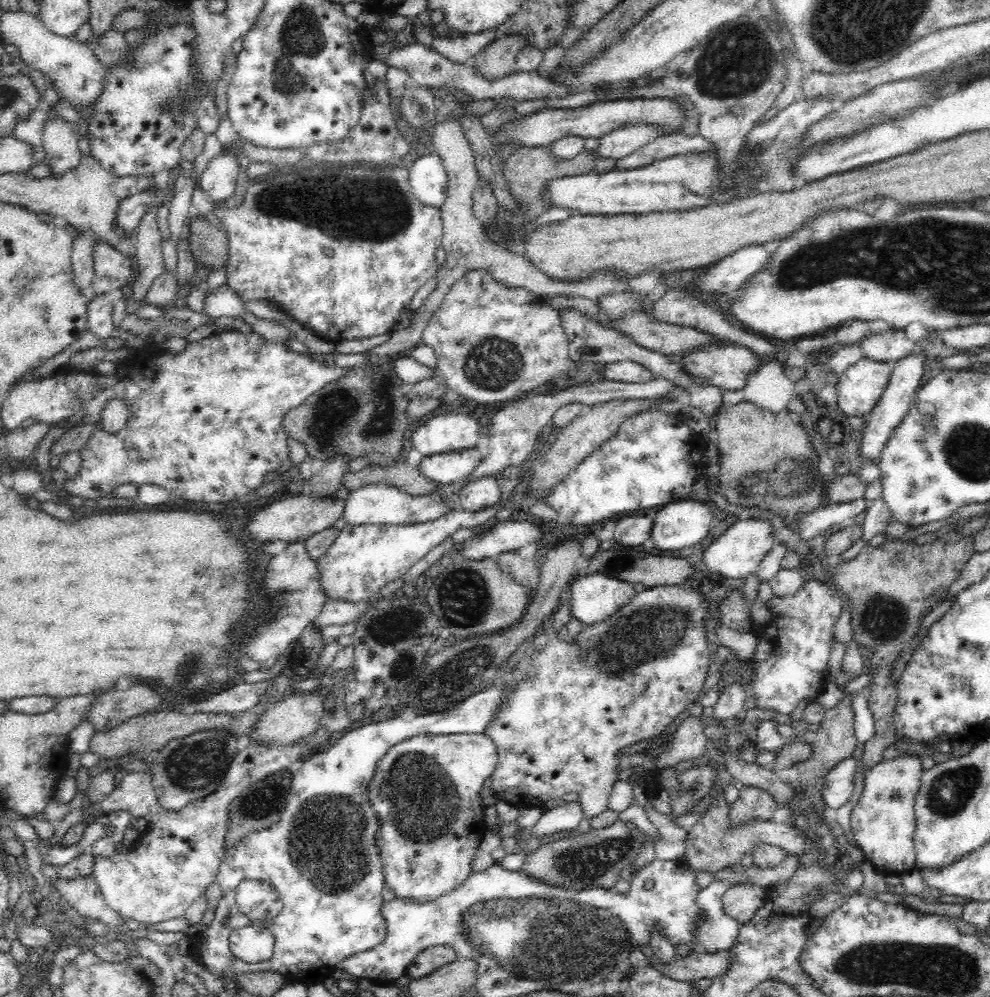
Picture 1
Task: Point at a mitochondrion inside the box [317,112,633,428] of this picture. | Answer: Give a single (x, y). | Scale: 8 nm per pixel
(493, 364)

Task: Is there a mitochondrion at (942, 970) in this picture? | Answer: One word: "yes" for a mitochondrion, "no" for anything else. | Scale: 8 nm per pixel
yes

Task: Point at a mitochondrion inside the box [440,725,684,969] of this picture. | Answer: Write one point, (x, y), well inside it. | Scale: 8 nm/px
(585, 865)

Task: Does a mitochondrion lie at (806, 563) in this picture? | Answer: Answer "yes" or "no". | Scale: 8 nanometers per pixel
no

